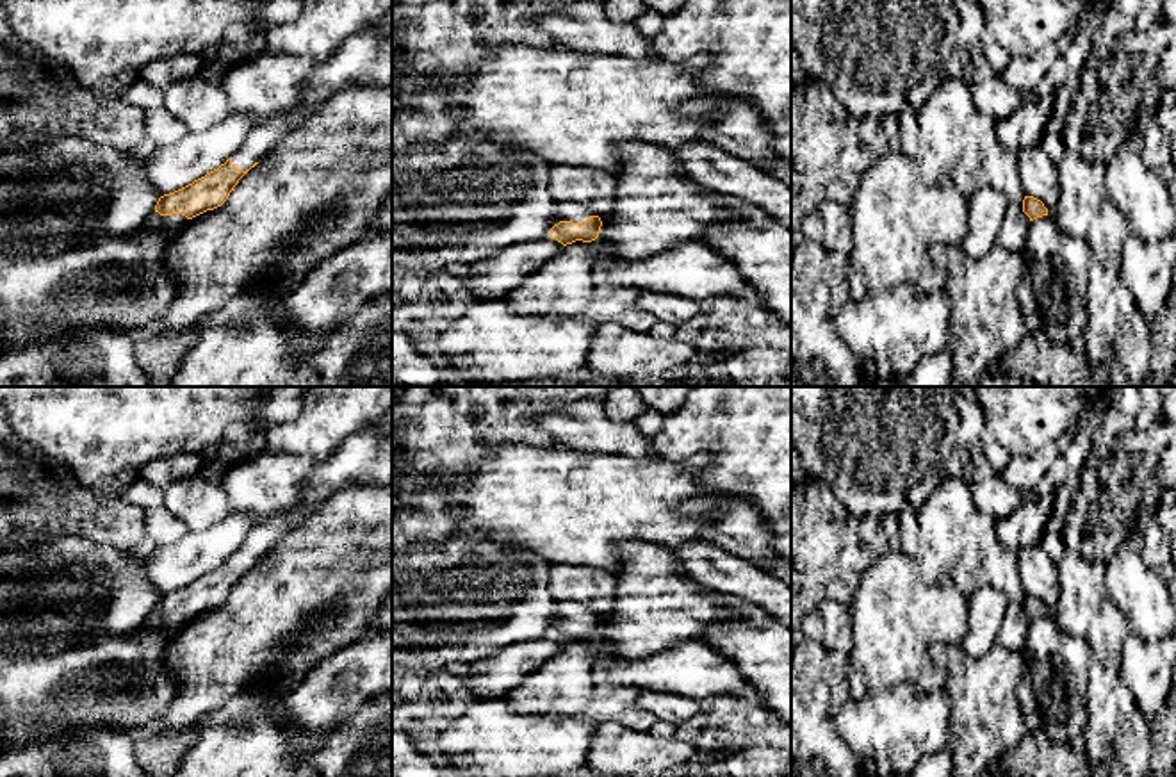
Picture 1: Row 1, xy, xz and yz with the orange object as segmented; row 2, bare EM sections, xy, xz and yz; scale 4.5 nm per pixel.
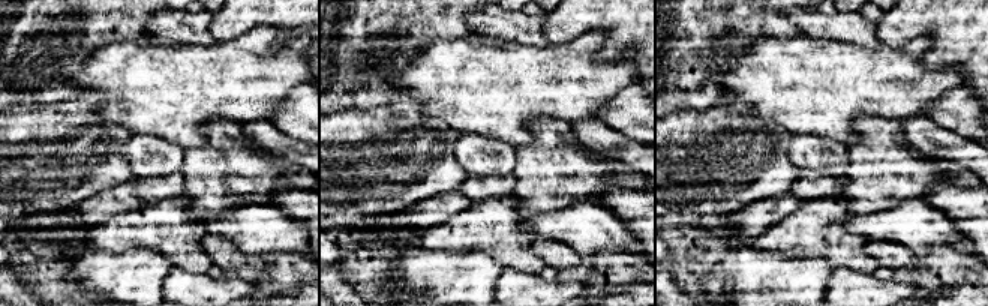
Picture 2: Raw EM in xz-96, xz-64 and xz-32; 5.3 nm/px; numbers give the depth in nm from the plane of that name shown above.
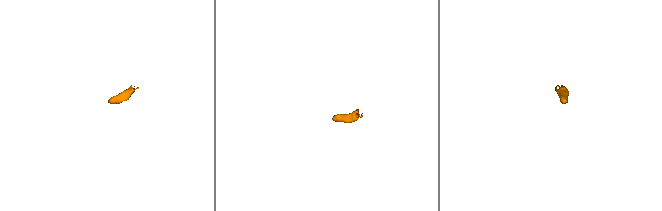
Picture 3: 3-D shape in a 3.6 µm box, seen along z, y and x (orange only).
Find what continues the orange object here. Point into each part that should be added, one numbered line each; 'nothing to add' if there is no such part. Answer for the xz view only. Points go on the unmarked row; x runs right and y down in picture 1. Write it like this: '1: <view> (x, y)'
1: xz (574, 612)

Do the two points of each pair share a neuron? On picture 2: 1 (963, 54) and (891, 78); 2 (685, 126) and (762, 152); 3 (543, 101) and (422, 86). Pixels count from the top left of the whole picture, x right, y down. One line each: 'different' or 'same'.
1: different
2: same
3: same

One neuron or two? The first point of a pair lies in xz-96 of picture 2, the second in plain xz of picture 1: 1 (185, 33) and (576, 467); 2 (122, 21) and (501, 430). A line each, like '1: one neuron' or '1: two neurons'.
1: two neurons
2: one neuron

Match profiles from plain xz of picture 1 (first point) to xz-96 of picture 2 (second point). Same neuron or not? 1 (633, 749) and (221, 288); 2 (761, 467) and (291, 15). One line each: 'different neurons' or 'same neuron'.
1: same neuron
2: same neuron

